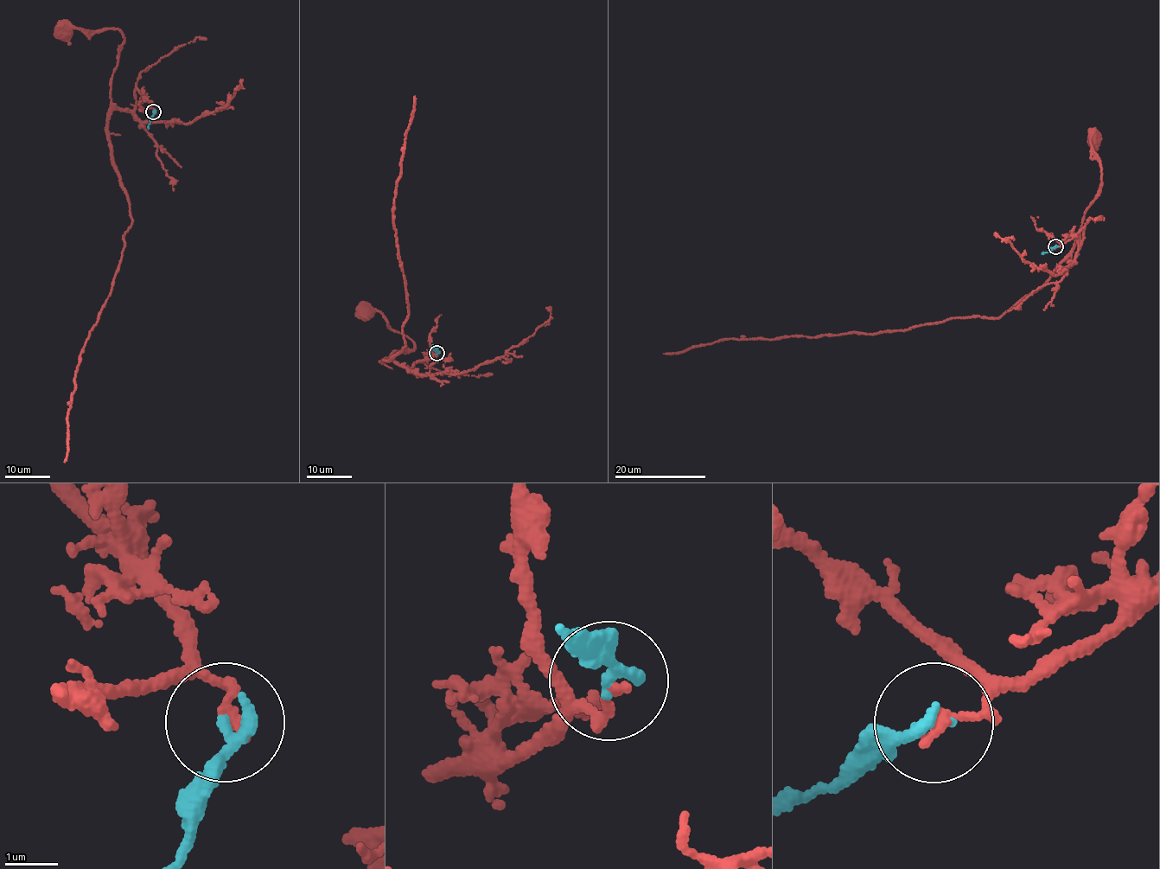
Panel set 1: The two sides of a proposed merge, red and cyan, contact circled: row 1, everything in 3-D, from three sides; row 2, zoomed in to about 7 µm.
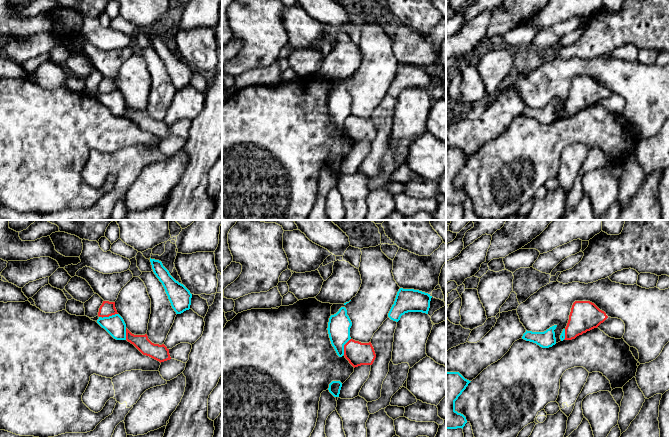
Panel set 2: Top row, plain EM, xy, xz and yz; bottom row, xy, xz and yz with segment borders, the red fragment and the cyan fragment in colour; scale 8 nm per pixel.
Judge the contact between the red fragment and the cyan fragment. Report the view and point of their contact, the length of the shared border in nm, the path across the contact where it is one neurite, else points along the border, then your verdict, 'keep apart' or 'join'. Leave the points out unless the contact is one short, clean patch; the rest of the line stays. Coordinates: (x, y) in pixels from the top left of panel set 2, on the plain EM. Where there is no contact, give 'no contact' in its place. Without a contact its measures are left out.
xy (108, 92) | 160 nm | along xy (117, 89), (111, 92), (99, 93) | keep apart

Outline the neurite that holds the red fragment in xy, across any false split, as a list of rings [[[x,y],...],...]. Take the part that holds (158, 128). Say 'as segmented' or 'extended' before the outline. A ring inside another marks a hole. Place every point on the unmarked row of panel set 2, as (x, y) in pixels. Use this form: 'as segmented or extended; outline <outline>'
as segmented; outline [[[126,104],[126,116],[133,120],[143,131],[149,132],[160,139],[171,135],[169,125],[164,120],[152,119],[147,110],[134,111]]]

